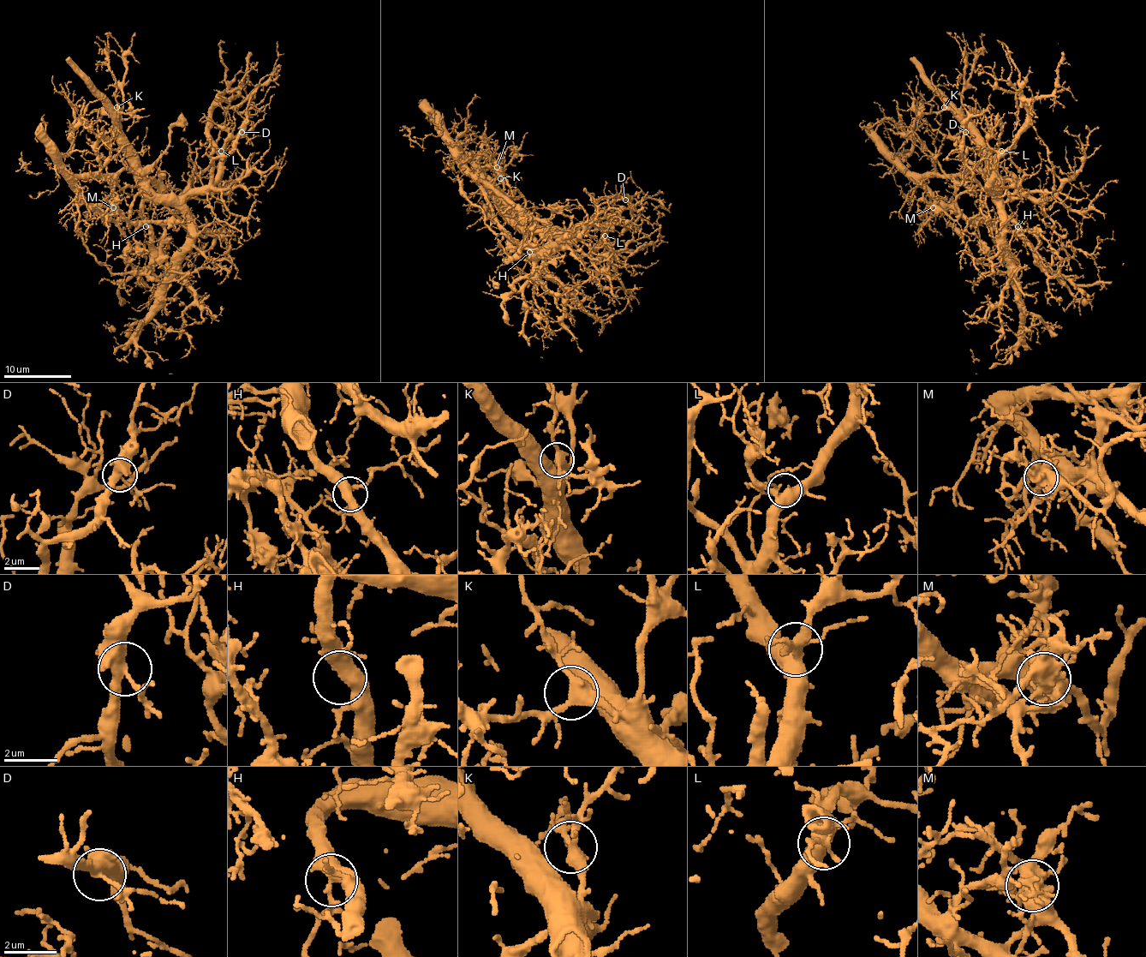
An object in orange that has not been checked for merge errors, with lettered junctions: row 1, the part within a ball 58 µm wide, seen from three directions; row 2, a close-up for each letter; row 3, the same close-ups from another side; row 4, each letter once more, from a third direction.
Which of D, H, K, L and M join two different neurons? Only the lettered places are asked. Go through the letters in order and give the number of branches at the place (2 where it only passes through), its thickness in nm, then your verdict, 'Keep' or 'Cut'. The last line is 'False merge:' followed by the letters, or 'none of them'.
D: Branches: 3. Thickness 400 nm. Keep
H: Branches: 3. Thickness 440 nm. Keep
K: Branches: 3. Thickness 360 nm. Keep
L: Branches: 5. Thickness 400 nm. Keep
M: Branches: 6. Thickness 550 nm. Cut
False merge: M

